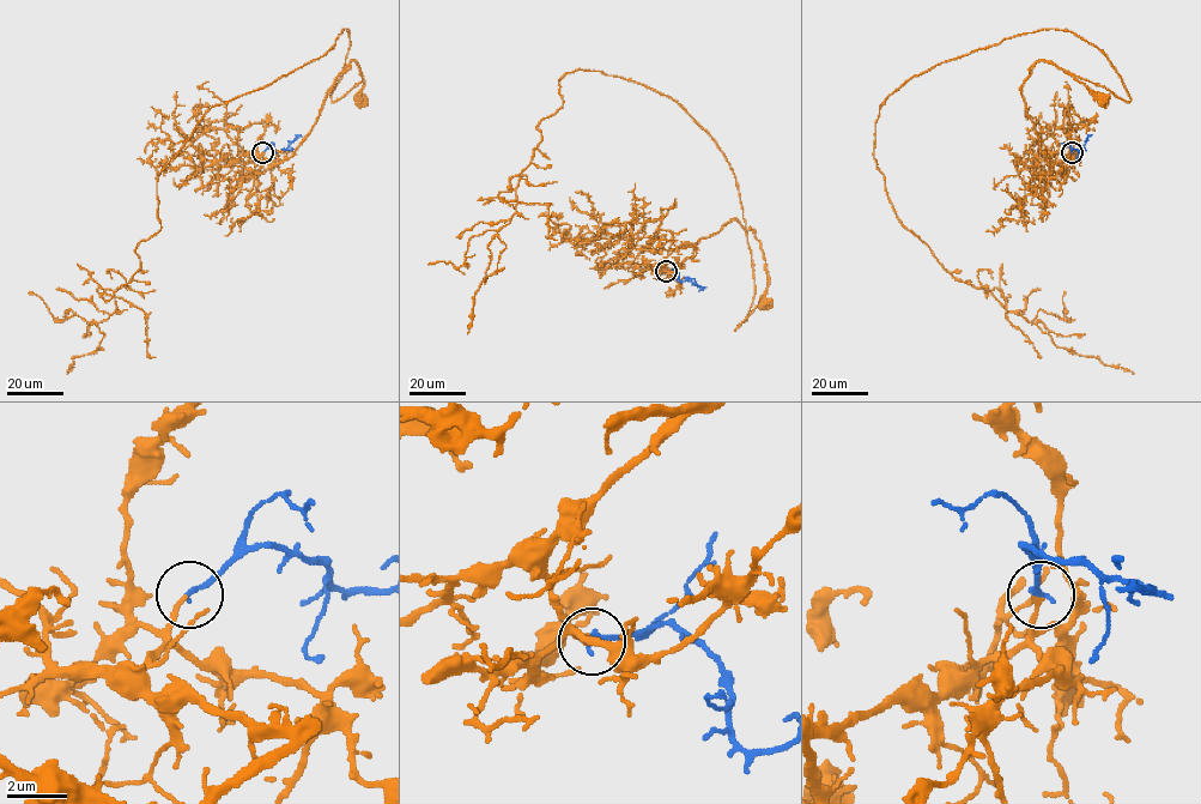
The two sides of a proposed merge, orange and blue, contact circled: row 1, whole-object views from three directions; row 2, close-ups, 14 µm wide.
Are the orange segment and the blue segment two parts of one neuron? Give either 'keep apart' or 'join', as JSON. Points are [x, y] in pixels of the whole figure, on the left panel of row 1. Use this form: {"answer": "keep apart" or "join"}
{"answer": "join"}

